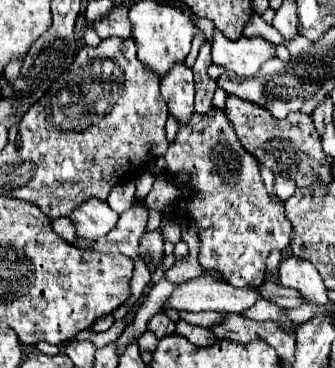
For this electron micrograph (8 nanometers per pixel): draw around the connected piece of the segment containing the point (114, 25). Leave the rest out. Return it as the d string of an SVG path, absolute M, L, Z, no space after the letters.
M115 6L109 14L105 14L101 20L97 20L93 24L95 32L105 40L105 38L111 38L111 36L117 36L117 38L131 38L131 24L129 24L129 18L127 18L127 8L125 6Z

